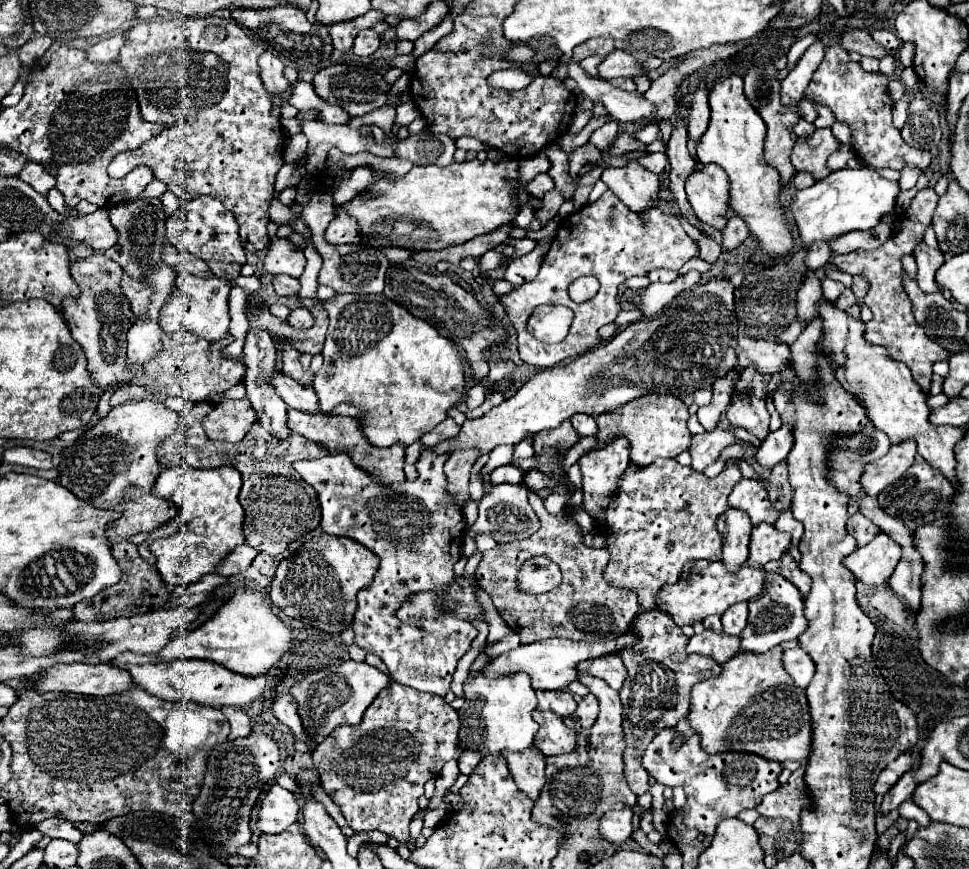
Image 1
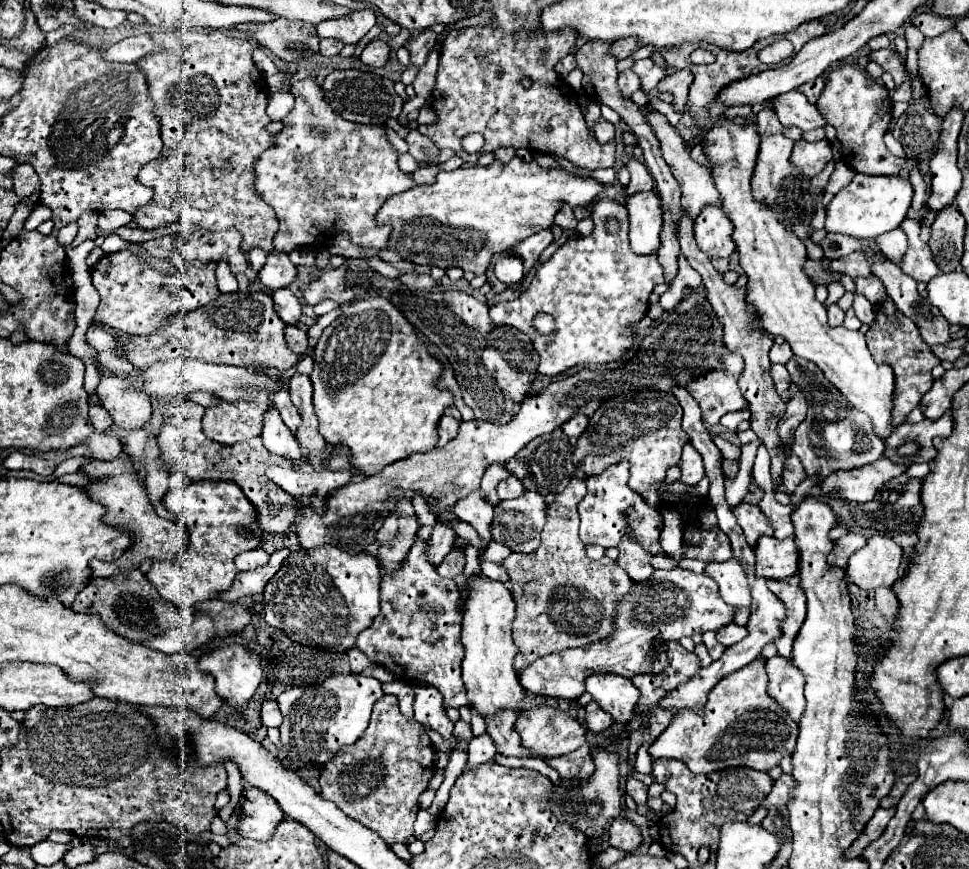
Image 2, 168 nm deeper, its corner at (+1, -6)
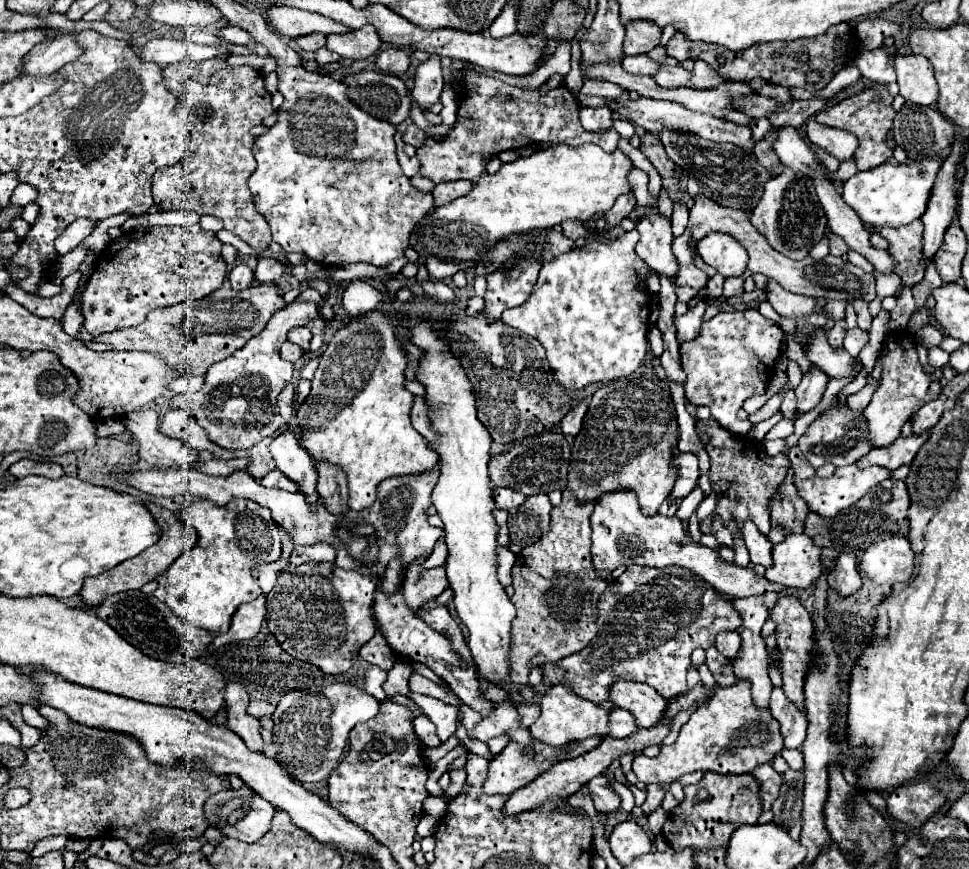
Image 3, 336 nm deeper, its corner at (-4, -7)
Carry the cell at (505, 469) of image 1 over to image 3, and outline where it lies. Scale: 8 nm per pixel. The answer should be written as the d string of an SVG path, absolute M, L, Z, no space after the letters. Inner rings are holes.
M498 488L498 490L496 490L496 508L498 508L498 510L518 508L524 500L526 500L524 494L512 492L510 488Z

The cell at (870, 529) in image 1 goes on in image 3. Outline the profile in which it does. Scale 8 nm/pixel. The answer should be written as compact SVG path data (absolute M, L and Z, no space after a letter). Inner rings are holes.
M852 550L840 554L840 558L836 560L836 568L828 576L828 586L844 598L856 594L862 588L862 578L856 570L856 556Z

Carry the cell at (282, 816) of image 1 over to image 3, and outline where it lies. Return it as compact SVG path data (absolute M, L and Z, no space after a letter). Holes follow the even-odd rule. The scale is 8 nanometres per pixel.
M246 784L240 790L222 790L214 796L210 796L204 804L204 816L206 816L208 826L218 828L224 836L236 838L236 840L242 840L242 842L260 840L260 836L264 836L268 832L274 812L276 812L276 808L268 800L260 798Z

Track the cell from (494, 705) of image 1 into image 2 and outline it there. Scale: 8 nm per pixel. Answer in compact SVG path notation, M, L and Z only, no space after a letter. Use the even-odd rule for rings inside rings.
M467 581L467 603L463 605L463 683L467 699L481 717L495 715L499 709L523 709L527 691L519 683L513 669L513 659L517 655L511 639L511 621L515 619L515 603L509 589L495 581Z

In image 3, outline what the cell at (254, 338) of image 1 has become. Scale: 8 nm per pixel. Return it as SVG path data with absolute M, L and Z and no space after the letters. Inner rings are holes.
M284 430L276 440L272 440L270 454L276 462L276 468L298 486L298 490L306 496L306 500L314 512L316 502L320 500L320 496L316 492L318 472L316 472L314 462L308 456L308 452L304 452L300 448L296 434L290 430Z

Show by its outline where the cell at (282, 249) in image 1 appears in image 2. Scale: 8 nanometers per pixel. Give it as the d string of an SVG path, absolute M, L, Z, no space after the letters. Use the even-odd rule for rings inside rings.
M273 251L267 255L267 263L259 271L259 279L267 289L275 291L291 285L297 279L297 267L289 261L287 253Z

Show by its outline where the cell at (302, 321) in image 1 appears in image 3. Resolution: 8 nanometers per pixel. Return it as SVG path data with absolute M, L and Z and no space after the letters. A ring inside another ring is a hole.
M284 342L282 344L282 348L280 348L280 358L282 360L296 362L300 356L302 356L302 352L300 352L300 348L296 348L296 344L292 344L292 342Z

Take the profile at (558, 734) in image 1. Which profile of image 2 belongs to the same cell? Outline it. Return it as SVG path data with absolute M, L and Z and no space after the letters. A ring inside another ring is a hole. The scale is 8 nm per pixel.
M585 743L579 749L571 751L569 755L563 757L543 757L545 763L549 763L549 767L557 769L561 777L577 777L577 779L587 779L591 775L591 771L595 769L591 755L589 755L591 745Z

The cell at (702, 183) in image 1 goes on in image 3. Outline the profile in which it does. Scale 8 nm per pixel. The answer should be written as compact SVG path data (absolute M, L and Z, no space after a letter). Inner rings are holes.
M712 232L706 238L702 238L696 250L700 258L708 266L716 268L716 272L722 274L724 278L742 276L746 270L748 254L736 240L732 240L730 236L724 236L722 232Z

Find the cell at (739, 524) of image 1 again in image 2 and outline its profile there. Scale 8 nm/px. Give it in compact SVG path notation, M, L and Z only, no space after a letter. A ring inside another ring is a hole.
M731 557L723 563L707 563L705 575L713 577L719 583L719 591L727 603L737 607L735 623L745 625L749 619L749 605L751 595L747 587L747 577L743 573L743 565L737 557Z

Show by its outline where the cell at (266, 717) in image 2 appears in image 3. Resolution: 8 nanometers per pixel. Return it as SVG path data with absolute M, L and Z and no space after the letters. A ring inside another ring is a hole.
M250 698L250 704L248 704L248 712L256 718L262 718L264 714L272 714L274 712L274 706L270 702L262 702L262 700L256 700L256 698Z

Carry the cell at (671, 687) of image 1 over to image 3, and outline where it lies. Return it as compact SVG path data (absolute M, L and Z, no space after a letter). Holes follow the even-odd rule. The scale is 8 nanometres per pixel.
M650 784L646 794L648 794L648 798L646 798L646 802L642 804L644 816L648 816L648 814L652 814L656 808L660 808L660 806L662 806L662 800L664 800L664 790L662 790L660 786L656 786L656 784Z

